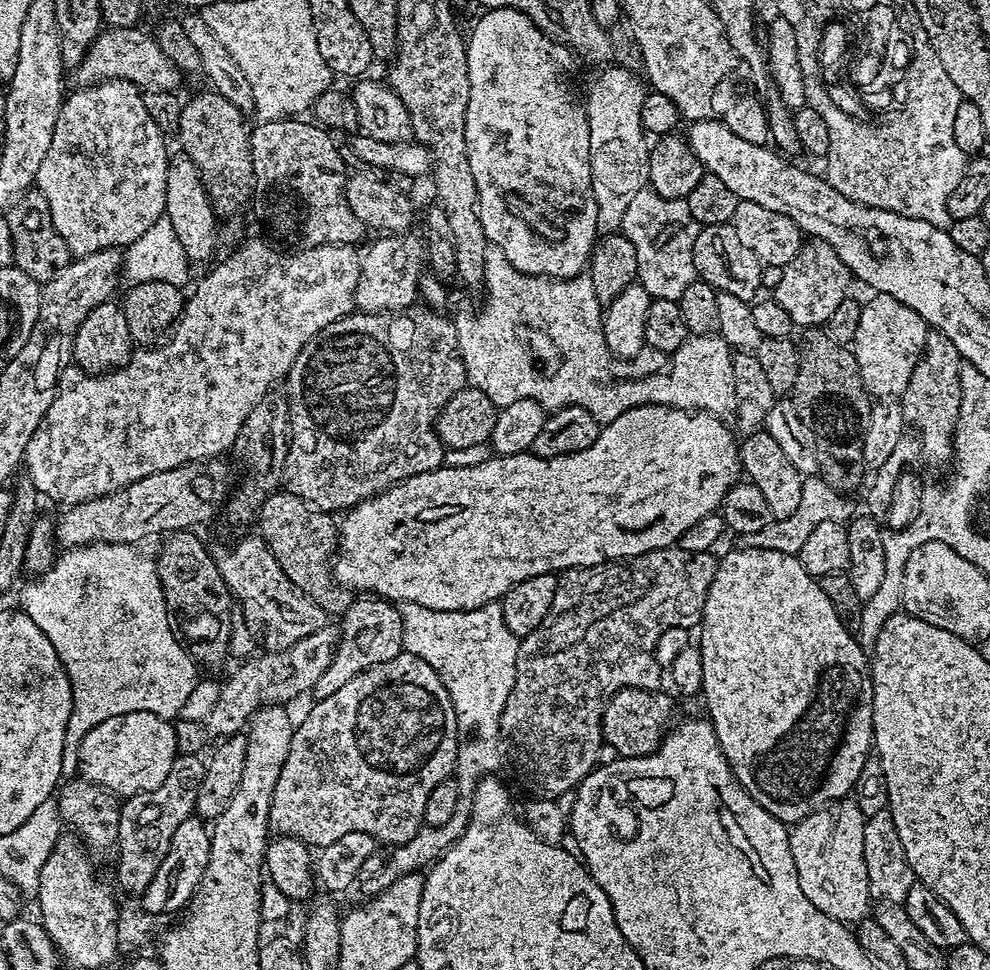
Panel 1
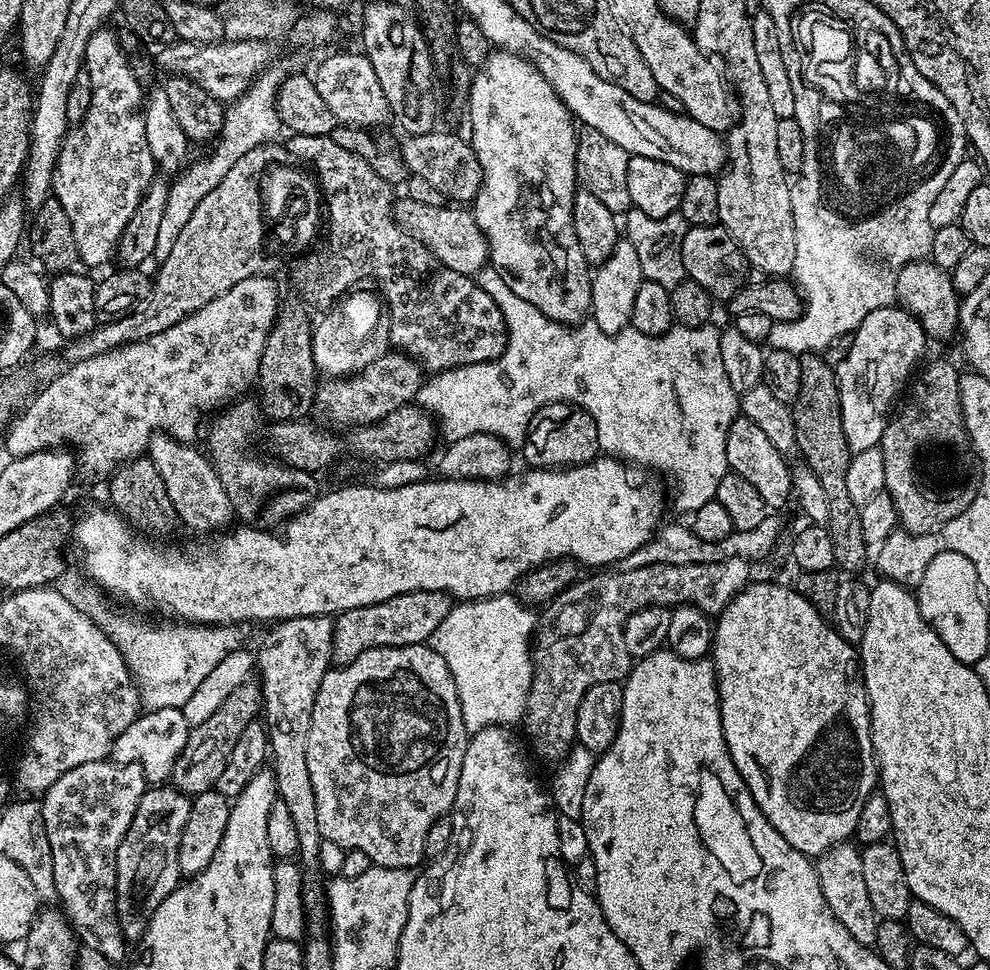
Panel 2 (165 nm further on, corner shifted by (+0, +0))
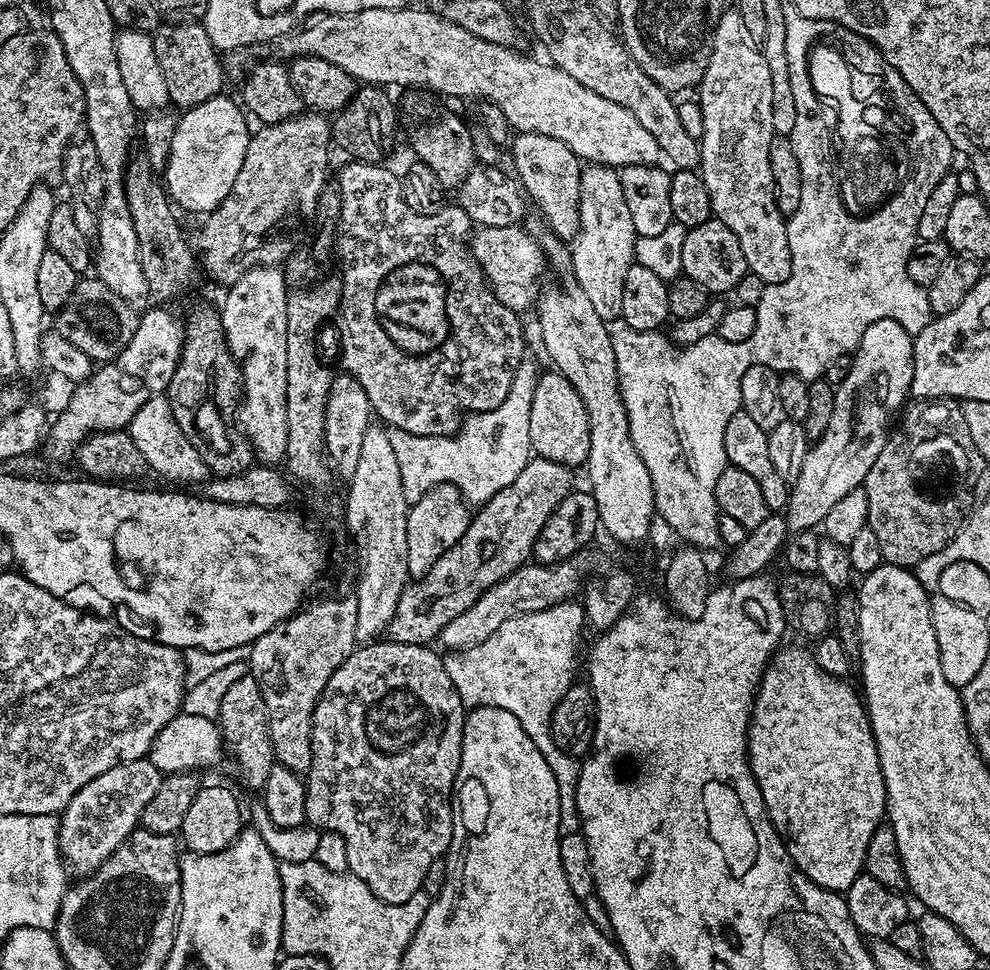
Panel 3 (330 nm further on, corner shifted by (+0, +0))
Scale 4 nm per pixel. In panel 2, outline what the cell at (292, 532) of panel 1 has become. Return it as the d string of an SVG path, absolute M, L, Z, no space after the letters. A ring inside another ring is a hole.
M241 398L228 405L213 419L217 420L208 432L206 452L222 486L226 486L226 494L230 494L233 513L239 519L241 516L245 525L272 530L277 527L275 524L283 525L299 512L305 512L321 495L322 488L316 485L317 477L311 472L292 468L272 458L259 460L252 456L252 439L260 432L262 409L255 399L248 399Z

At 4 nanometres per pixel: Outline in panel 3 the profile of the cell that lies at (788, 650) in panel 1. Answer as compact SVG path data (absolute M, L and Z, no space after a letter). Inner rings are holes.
M781 647L768 663L768 669L756 687L756 700L752 703L752 721L748 724L748 765L758 782L758 790L762 794L762 802L768 811L772 825L781 837L787 841L788 856L793 865L818 886L831 892L847 893L849 886L864 872L866 846L870 846L870 838L874 830L880 827L886 816L886 797L884 794L884 779L882 766L876 749L876 739L872 733L872 723L868 720L868 710L861 693L848 685L847 679L826 674L822 666L818 666L815 655L804 648Z

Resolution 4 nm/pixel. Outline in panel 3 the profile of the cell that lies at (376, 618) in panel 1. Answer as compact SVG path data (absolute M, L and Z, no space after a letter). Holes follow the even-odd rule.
M538 455L529 458L526 466L522 466L522 474L518 474L518 478L514 478L514 482L506 486L506 490L498 490L498 494L494 494L485 504L475 509L474 515L468 521L466 534L462 534L460 541L450 546L450 550L446 550L446 554L442 554L442 558L438 558L438 562L430 566L425 576L413 579L405 588L398 598L398 606L386 629L387 639L393 640L395 644L431 645L439 637L440 631L451 620L458 618L458 614L470 610L470 606L474 606L474 602L478 602L478 598L482 598L486 590L529 563L533 559L532 547L538 534L542 534L542 526L546 526L546 518L550 518L554 510L558 510L558 502L562 502L566 494L574 491L572 476L573 469L558 462L550 462L550 458Z

